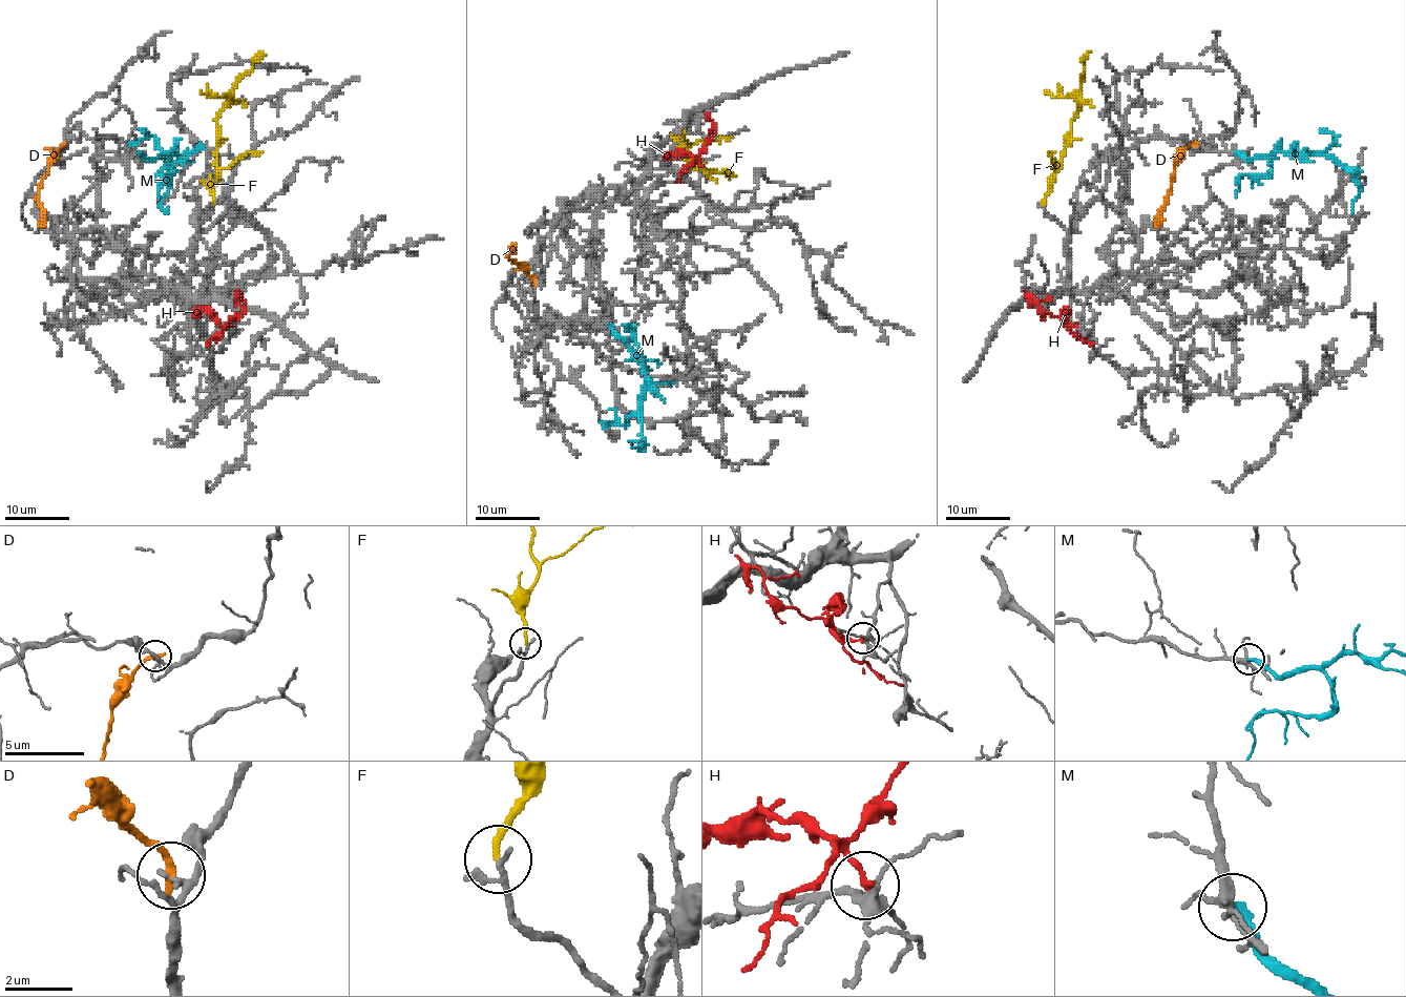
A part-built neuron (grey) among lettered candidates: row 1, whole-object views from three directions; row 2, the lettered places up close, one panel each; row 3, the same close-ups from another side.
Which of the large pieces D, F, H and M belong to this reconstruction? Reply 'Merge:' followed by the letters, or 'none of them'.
Merge: F

